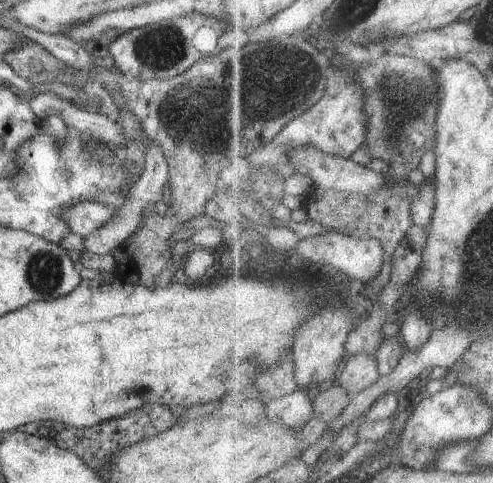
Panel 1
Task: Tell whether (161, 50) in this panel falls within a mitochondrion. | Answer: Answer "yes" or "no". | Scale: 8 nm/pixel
yes

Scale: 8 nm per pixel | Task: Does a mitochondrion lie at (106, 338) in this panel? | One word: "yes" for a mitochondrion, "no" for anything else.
no

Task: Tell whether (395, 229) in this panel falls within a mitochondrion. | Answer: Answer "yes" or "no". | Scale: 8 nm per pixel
no

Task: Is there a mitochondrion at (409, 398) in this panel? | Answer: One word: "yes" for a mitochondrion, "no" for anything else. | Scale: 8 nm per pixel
no

